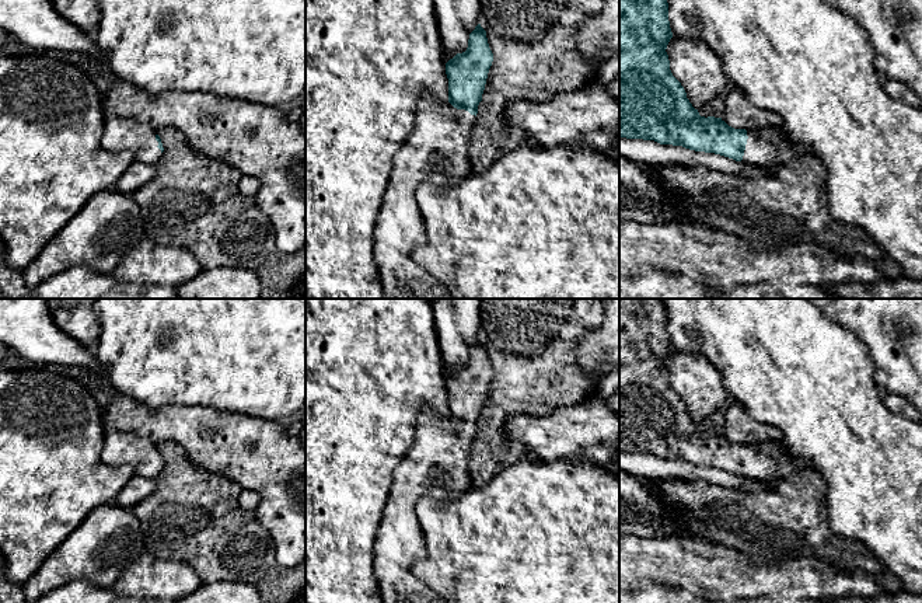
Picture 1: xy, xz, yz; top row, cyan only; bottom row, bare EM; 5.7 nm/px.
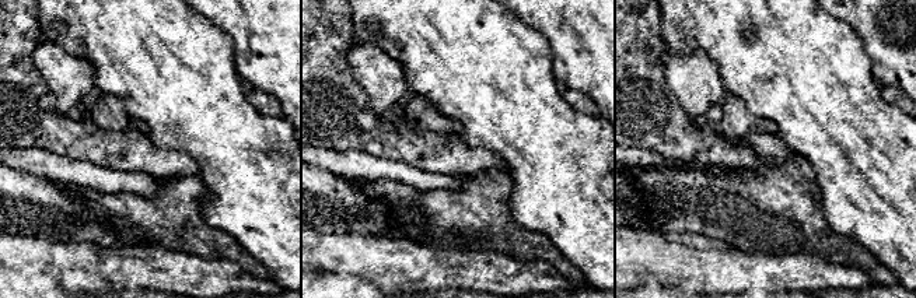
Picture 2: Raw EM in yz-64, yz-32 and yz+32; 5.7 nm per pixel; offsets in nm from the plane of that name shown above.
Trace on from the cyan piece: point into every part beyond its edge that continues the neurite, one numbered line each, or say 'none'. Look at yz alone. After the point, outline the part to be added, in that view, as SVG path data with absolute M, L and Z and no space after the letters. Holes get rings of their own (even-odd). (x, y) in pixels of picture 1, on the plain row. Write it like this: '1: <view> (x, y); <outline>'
1: yz (760, 466); M748 442L745 445L748 453L741 474L745 478L768 482L775 478L789 477L807 467L814 468L814 466L803 457L787 456L773 459L758 446L758 442Z

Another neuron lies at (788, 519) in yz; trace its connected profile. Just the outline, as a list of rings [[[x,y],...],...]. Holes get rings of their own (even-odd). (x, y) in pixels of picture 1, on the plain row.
[[[807,467],[768,481],[768,488],[761,491],[724,488],[706,481],[647,481],[661,498],[680,509],[682,523],[696,538],[727,546],[754,558],[816,558],[845,571],[862,569],[886,592],[904,589],[901,581],[865,544],[841,537],[831,529],[827,485],[816,468]]]

